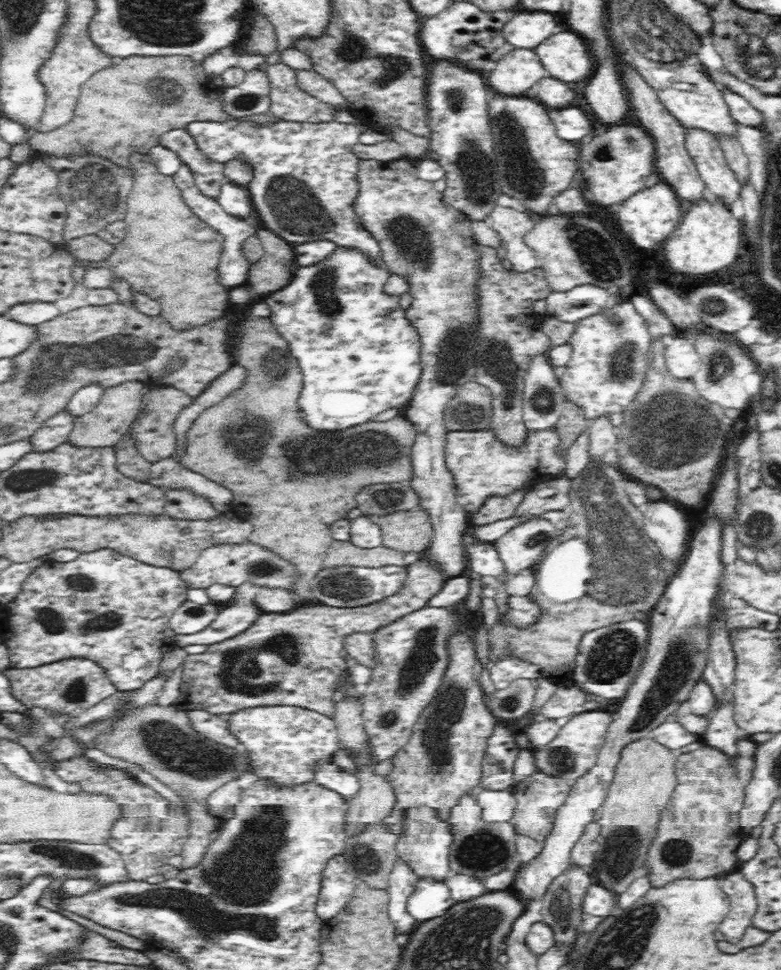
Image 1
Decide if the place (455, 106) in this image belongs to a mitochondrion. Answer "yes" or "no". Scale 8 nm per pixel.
yes

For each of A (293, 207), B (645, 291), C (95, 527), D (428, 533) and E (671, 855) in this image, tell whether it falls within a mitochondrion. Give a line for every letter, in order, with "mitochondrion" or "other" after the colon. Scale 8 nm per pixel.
A: mitochondrion
B: other
C: other
D: other
E: mitochondrion

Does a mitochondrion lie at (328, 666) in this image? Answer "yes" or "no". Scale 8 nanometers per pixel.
no

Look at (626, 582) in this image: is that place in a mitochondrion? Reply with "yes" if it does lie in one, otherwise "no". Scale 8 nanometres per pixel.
yes

